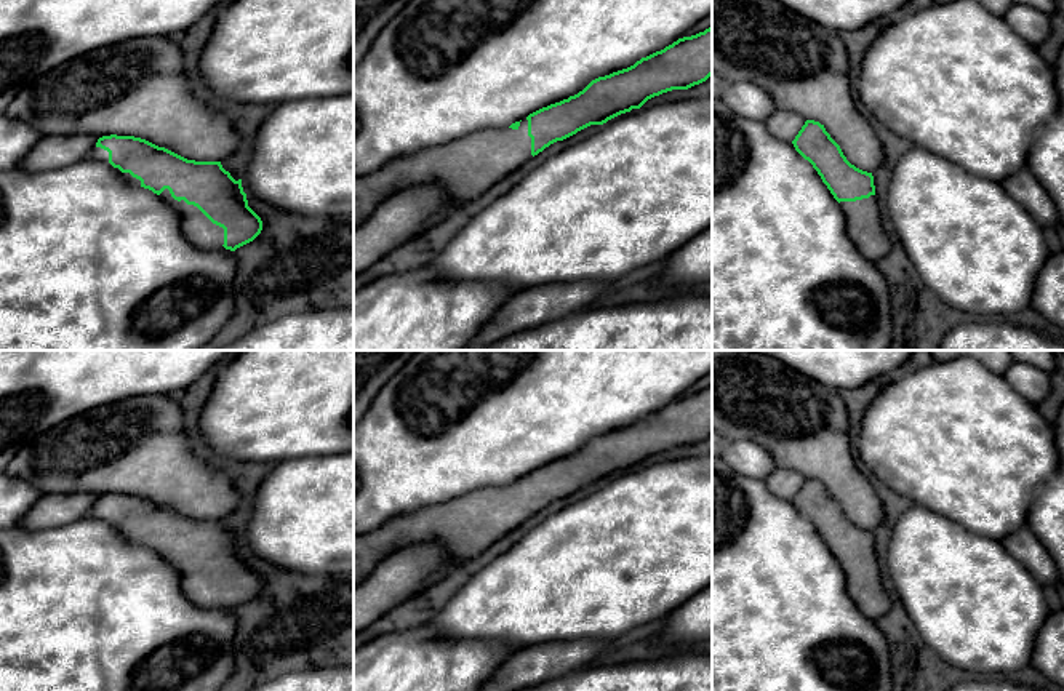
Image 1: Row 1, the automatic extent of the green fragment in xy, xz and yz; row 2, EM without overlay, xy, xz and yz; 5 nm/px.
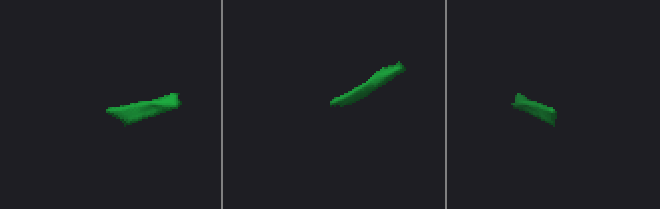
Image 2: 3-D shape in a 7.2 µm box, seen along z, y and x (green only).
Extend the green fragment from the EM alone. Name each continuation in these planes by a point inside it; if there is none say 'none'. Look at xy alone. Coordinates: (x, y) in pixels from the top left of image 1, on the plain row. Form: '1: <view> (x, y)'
1: xy (197, 586)

